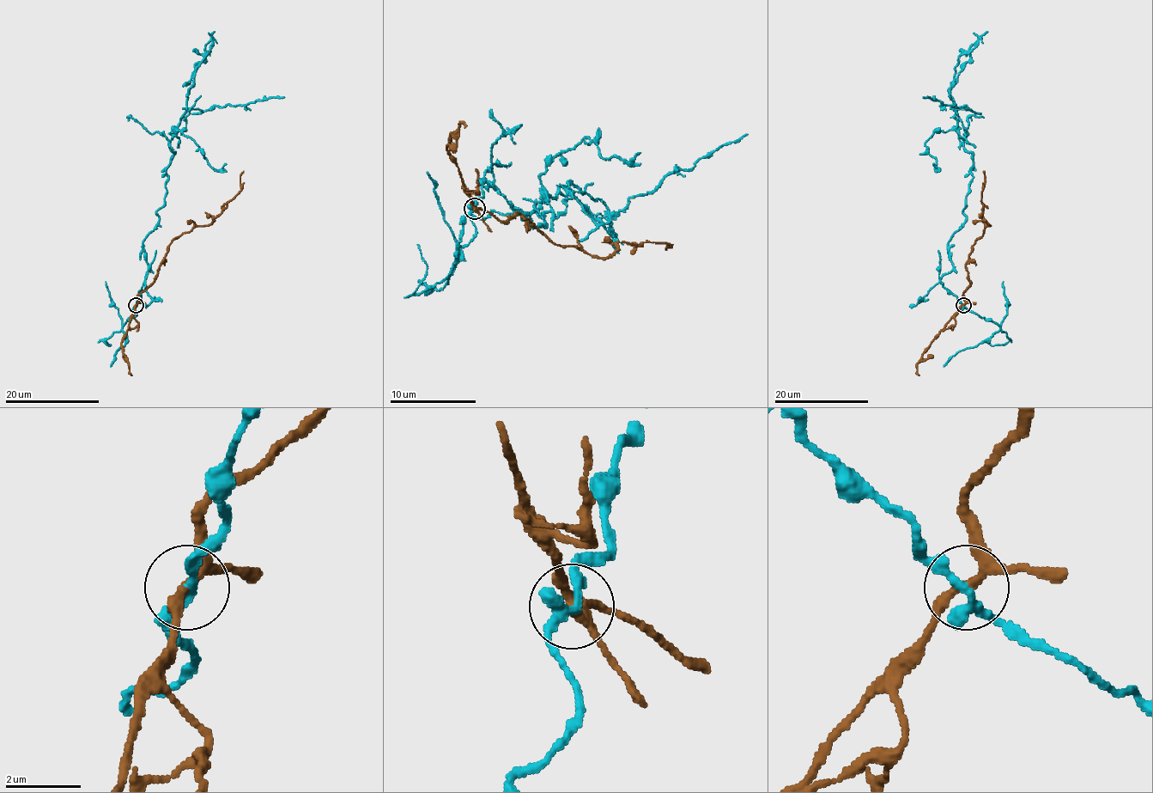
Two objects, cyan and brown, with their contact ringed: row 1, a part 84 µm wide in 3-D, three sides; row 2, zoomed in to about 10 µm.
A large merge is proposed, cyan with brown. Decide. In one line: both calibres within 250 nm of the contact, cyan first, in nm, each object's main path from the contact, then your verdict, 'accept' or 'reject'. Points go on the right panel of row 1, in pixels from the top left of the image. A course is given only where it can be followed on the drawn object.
calibres 220 and 200 nm; course cyan (963, 304), (940, 280), (953, 268), (949, 241), (965, 221), (973, 178), (956, 110), (972, 111), (922, 97); course brown (963, 304), (963, 294), (969, 282), (966, 263), (972, 246), (989, 226), (981, 217), (983, 171); reject

